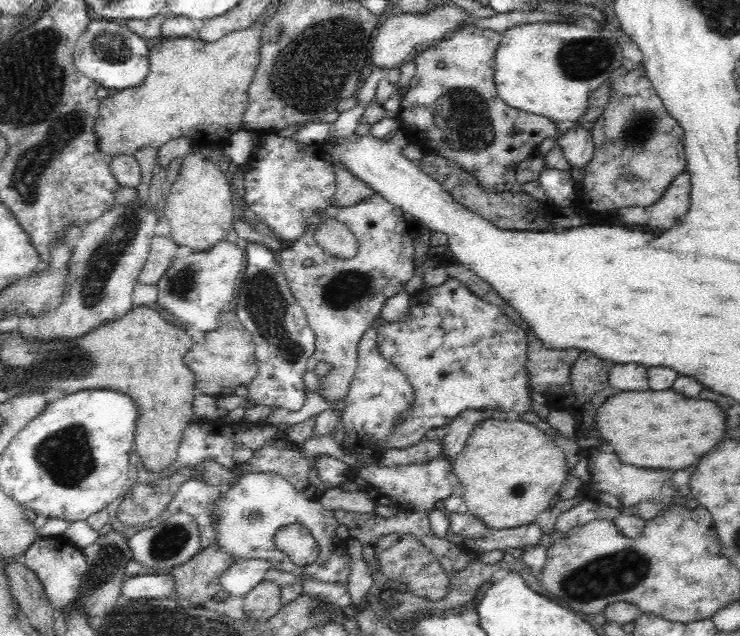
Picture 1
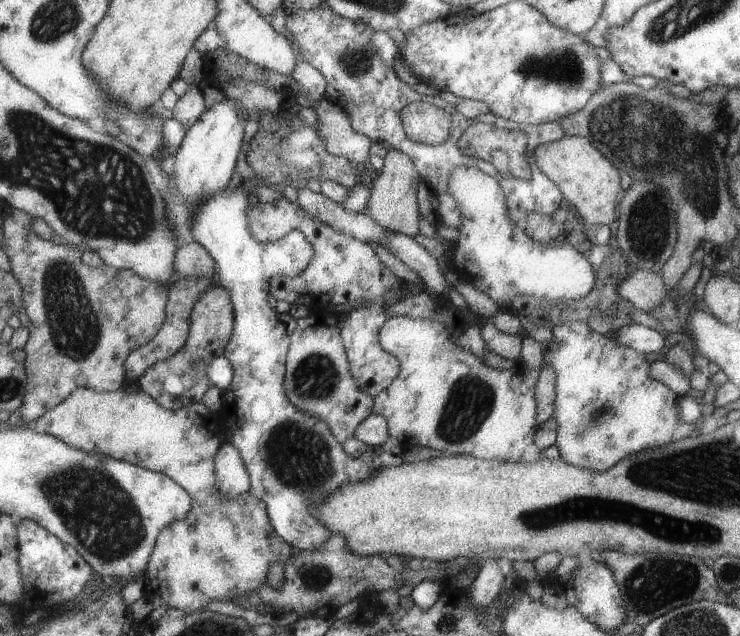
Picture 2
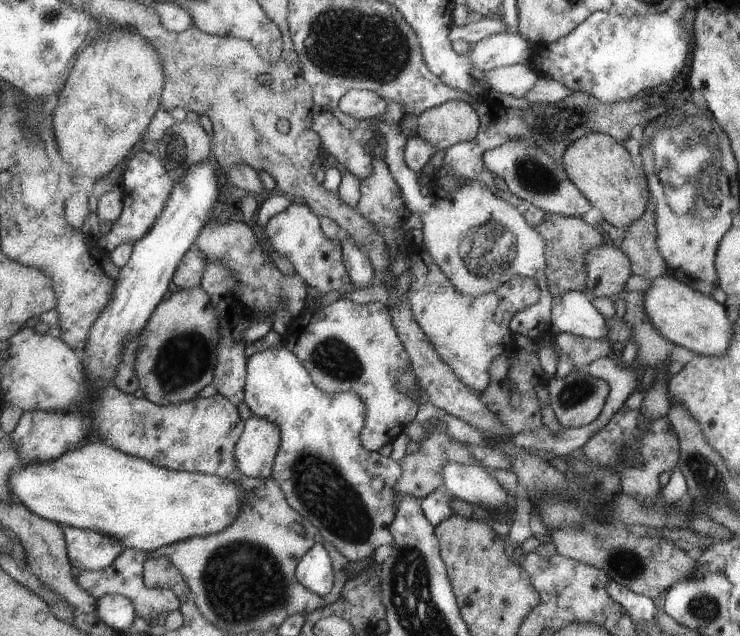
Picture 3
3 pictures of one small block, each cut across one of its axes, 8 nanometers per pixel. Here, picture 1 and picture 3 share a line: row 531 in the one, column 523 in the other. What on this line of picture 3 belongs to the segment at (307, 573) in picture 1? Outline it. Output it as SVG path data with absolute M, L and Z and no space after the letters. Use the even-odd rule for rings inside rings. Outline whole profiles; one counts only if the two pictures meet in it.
M347 89L341 92L338 108L347 116L352 116L362 123L365 119L377 126L376 138L381 140L384 150L384 162L394 178L399 196L403 196L403 204L407 210L417 214L424 227L424 241L427 254L439 266L439 270L450 279L459 292L467 296L477 296L483 292L494 290L499 284L508 282L515 276L531 278L539 286L539 301L525 307L514 315L509 322L510 332L538 342L549 334L551 304L553 297L546 277L545 238L527 224L525 217L502 198L489 191L481 181L465 181L451 192L433 196L422 196L415 173L403 162L405 136L399 128L400 122L386 123L380 119L385 112L387 101L365 89Z

